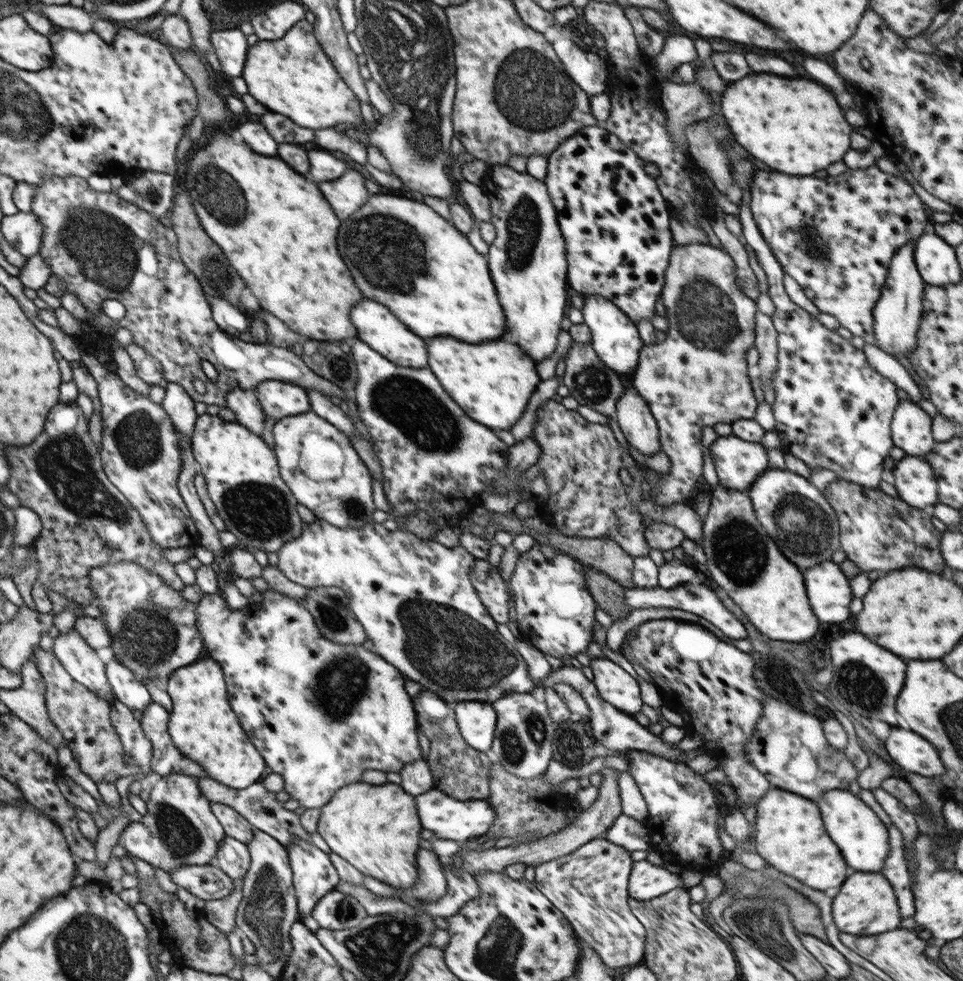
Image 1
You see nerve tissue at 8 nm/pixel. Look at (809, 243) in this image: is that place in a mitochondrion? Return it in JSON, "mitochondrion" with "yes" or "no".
{"mitochondrion":"yes"}

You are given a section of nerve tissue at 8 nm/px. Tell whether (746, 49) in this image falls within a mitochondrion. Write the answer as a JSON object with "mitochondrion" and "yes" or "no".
{"mitochondrion":"no"}

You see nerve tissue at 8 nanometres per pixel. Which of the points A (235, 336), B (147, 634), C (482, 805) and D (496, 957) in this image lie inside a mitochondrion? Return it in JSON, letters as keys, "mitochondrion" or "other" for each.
{"A":"other","B":"mitochondrion","C":"other","D":"mitochondrion"}

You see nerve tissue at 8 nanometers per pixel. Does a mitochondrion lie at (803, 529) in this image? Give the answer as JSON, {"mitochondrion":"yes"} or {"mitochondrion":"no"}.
{"mitochondrion":"yes"}

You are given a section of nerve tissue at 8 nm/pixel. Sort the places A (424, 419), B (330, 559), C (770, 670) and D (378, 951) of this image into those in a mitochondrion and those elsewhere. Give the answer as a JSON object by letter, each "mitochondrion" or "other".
{"A":"mitochondrion","B":"other","C":"other","D":"mitochondrion"}

